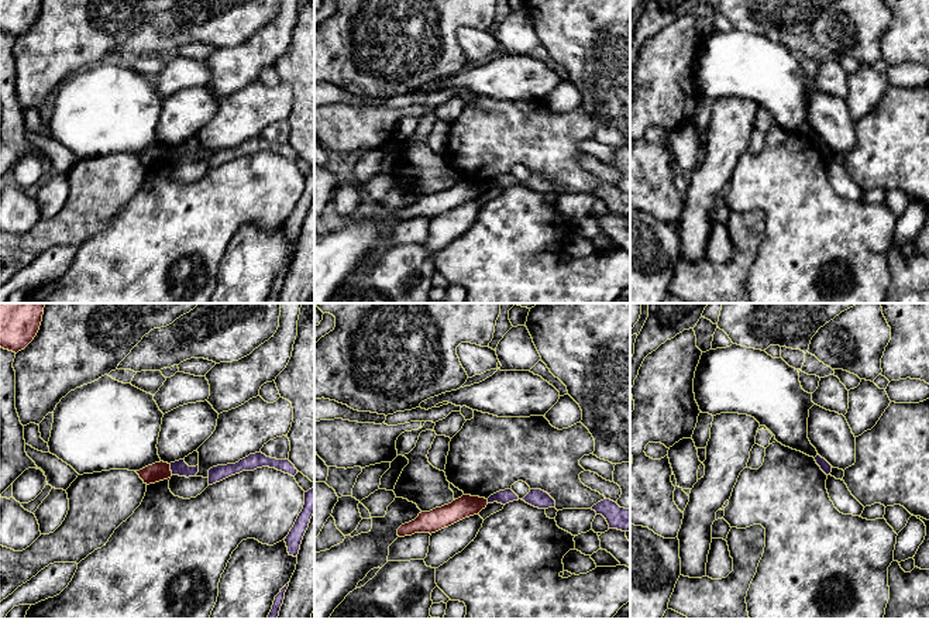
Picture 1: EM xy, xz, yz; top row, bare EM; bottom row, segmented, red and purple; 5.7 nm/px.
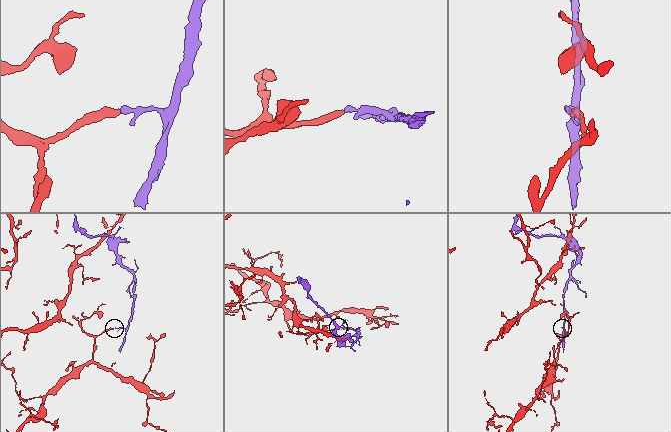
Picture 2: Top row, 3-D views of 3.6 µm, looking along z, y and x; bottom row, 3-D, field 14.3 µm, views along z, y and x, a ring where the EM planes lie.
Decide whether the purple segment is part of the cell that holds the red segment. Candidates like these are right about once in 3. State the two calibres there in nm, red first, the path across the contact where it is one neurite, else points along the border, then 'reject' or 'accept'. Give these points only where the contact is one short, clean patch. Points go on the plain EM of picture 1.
110/90 nm | along xy (169, 148), (172, 158) | reject

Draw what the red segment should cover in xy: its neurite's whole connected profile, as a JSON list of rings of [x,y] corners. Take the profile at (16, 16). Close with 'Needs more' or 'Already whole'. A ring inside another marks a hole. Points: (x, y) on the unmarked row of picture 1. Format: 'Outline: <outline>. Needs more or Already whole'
Outline: [[[0,0],[0,31],[13,37],[24,34],[37,20],[42,0]]]. Already whole

